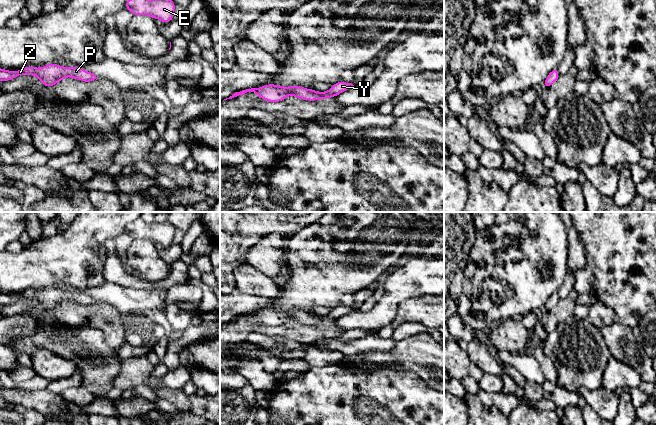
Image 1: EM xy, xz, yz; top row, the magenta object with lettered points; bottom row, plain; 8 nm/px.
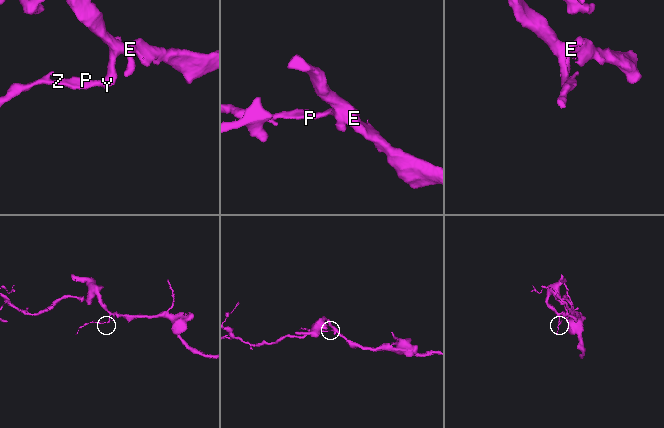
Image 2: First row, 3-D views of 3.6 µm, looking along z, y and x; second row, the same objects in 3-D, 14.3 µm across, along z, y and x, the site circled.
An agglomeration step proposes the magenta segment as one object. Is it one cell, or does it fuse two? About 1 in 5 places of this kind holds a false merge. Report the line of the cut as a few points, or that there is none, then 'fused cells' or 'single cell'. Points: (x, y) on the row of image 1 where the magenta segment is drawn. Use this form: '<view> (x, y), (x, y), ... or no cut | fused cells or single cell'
no cut | single cell

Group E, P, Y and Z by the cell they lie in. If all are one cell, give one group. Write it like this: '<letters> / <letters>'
E P Y Z

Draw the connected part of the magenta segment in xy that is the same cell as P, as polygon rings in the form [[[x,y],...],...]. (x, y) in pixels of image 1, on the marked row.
[[[55,63],[47,64],[46,66],[35,68],[26,66],[21,70],[9,71],[0,68],[0,81],[8,81],[20,75],[32,75],[40,79],[45,87],[52,87],[65,77],[71,77],[83,82],[92,82],[100,79],[95,73],[90,73],[80,67],[64,67]]]

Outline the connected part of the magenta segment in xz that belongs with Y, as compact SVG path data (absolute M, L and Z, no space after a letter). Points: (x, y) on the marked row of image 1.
M338 81L328 91L319 92L315 91L314 89L312 90L304 88L302 86L283 87L275 84L267 84L259 88L251 88L242 90L240 92L235 92L232 96L224 100L232 99L239 95L244 95L247 92L253 92L256 95L258 95L261 99L272 103L283 101L286 99L287 96L290 95L307 101L316 101L318 99L328 99L336 97L340 93L349 90L352 87L354 87L352 83Z

